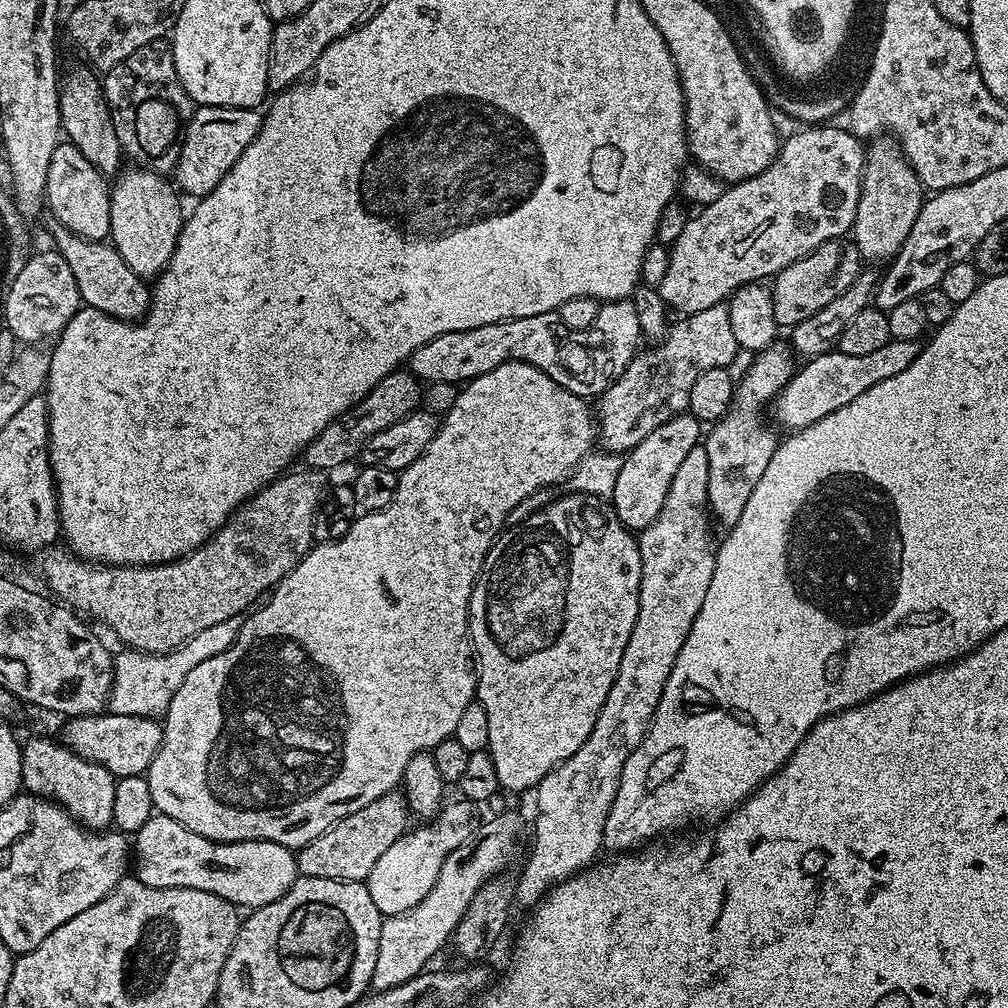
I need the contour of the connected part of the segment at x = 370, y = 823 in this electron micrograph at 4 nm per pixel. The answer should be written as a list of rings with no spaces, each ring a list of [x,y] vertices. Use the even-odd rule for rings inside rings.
[[[403,791],[387,792],[382,798],[370,802],[370,806],[362,806],[354,814],[342,818],[333,828],[326,830],[314,842],[299,849],[296,866],[301,876],[310,878],[334,878],[335,880],[367,881],[370,870],[374,870],[374,862],[398,842],[398,838],[409,831],[410,813],[408,801]]]

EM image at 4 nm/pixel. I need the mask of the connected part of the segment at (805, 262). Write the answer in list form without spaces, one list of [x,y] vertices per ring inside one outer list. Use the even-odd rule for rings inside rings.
[[[851,238],[822,242],[822,246],[798,258],[798,262],[790,262],[790,266],[778,273],[770,284],[777,325],[781,329],[791,330],[798,322],[806,322],[810,314],[818,314],[818,310],[834,302],[838,294],[850,290],[861,271],[862,257],[855,240]]]

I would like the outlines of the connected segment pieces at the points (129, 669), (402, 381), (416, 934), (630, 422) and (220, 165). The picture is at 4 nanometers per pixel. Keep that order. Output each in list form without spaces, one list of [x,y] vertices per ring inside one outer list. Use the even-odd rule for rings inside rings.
[[[243,615],[231,616],[226,618],[226,622],[218,622],[202,630],[202,634],[194,634],[194,638],[172,652],[117,651],[112,666],[112,689],[108,695],[107,711],[151,720],[162,718],[167,714],[178,686],[182,686],[182,678],[186,678],[186,674],[190,674],[190,670],[194,670],[198,662],[206,662],[206,658],[222,654],[222,650],[226,650],[234,642],[234,638],[238,638],[238,630],[242,630],[243,625]]]
[[[397,370],[390,373],[366,398],[362,398],[353,408],[346,410],[334,422],[314,438],[304,448],[302,460],[305,460],[307,467],[312,470],[329,470],[328,468],[340,468],[343,464],[355,461],[359,457],[362,446],[378,434],[378,430],[386,430],[386,426],[394,426],[402,418],[406,418],[411,412],[417,411],[422,404],[422,384],[408,370]]]
[[[504,812],[488,820],[472,841],[451,849],[430,894],[406,912],[382,919],[382,934],[378,938],[378,962],[374,962],[371,987],[377,992],[402,986],[429,967],[428,959],[453,939],[462,914],[474,902],[474,896],[493,876],[501,875],[516,856],[516,839],[520,836],[520,820],[512,812]]]
[[[727,303],[715,304],[710,306],[710,310],[698,310],[698,314],[690,314],[677,320],[680,321],[677,324],[675,321],[669,327],[657,343],[661,344],[653,352],[637,351],[624,373],[595,401],[594,408],[598,413],[598,444],[603,451],[627,454],[634,446],[638,446],[638,442],[642,442],[642,438],[646,438],[646,434],[651,434],[655,428],[662,426],[662,422],[670,422],[670,418],[687,413],[690,390],[694,387],[698,374],[705,370],[727,368],[738,351],[734,342],[734,329],[730,326]]]
[[[200,106],[182,129],[179,141],[180,157],[176,160],[174,183],[185,197],[199,198],[210,194],[218,182],[238,162],[242,150],[260,131],[262,116],[254,108],[227,108],[226,106]]]

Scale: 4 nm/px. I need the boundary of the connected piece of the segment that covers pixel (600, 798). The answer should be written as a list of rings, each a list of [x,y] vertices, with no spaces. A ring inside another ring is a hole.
[[[698,443],[678,466],[674,482],[670,484],[670,494],[666,494],[666,502],[662,504],[658,518],[639,533],[642,582],[638,598],[638,618],[634,622],[634,630],[630,630],[630,642],[626,642],[614,686],[610,686],[610,694],[606,694],[606,702],[598,714],[598,722],[594,722],[590,738],[586,738],[586,742],[582,742],[582,746],[578,746],[576,753],[566,758],[566,762],[550,770],[550,774],[546,774],[546,778],[542,778],[534,789],[536,845],[533,846],[524,869],[518,872],[516,882],[516,904],[525,910],[531,909],[560,881],[591,865],[597,859],[596,851],[601,851],[606,818],[610,814],[610,806],[614,806],[614,794],[618,794],[618,786],[622,782],[622,766],[626,766],[626,758],[634,754],[634,750],[648,733],[648,727],[652,724],[656,707],[662,698],[662,690],[666,690],[670,670],[674,670],[678,650],[682,650],[682,642],[686,642],[686,634],[690,634],[690,626],[694,626],[694,618],[698,618],[698,610],[702,610],[706,590],[710,590],[717,545],[714,540],[712,544],[714,524],[708,507],[709,486],[710,461],[706,458],[703,443]]]

